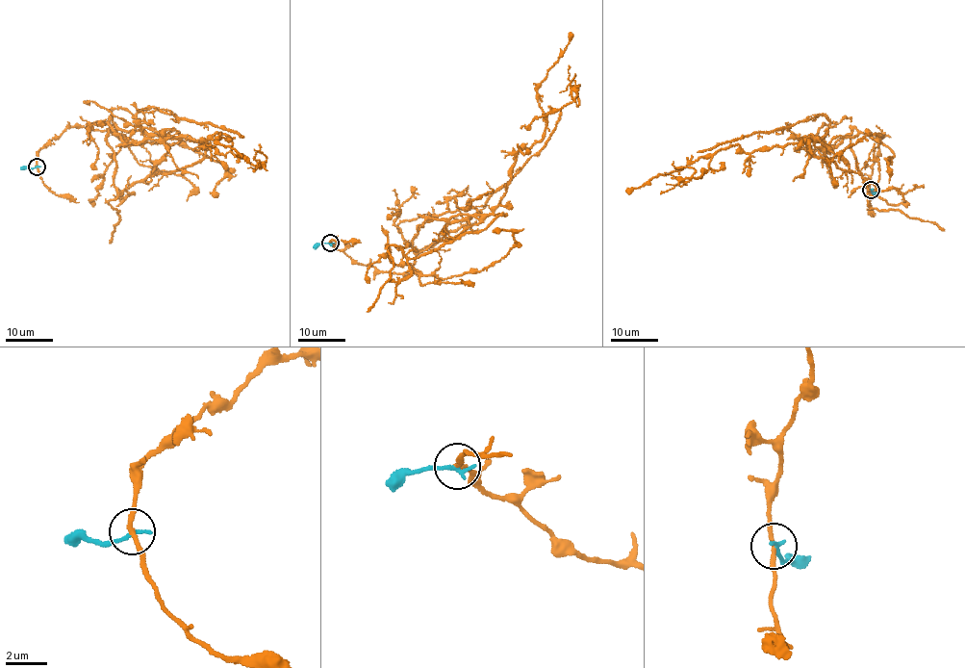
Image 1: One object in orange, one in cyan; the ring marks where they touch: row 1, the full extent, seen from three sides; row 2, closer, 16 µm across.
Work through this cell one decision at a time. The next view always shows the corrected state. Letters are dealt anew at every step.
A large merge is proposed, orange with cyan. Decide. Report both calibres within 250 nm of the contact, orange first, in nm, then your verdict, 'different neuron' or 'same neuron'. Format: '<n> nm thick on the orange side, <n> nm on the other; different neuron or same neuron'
190 nm thick on the orange side, 240 nm on the other; different neuron

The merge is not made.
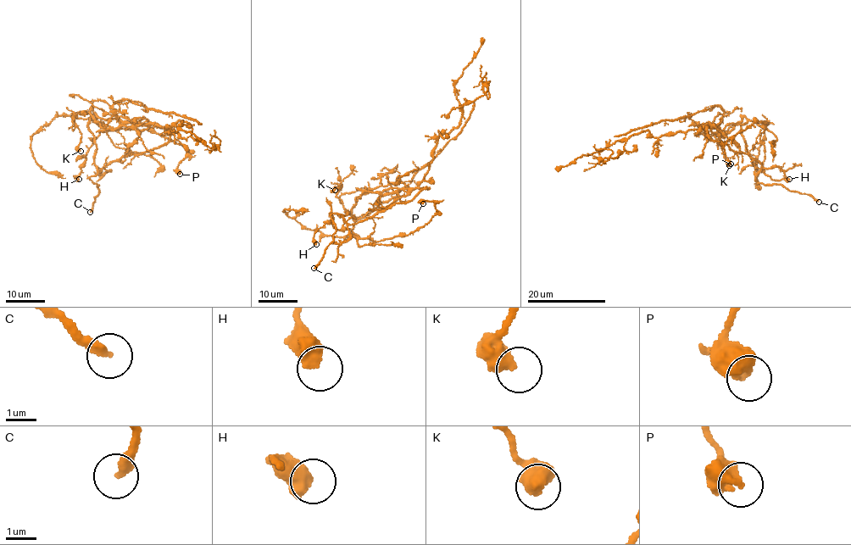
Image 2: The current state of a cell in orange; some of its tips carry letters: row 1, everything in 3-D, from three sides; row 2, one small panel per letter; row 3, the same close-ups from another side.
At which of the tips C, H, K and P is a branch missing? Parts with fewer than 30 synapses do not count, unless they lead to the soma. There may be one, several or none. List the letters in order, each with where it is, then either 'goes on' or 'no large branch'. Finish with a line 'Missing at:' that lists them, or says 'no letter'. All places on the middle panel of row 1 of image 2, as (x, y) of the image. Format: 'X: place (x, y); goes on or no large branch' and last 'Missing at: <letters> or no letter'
C: place (314, 268); goes on
H: place (316, 244); no large branch
K: place (335, 190); no large branch
P: place (423, 203); no large branch
Missing at: C

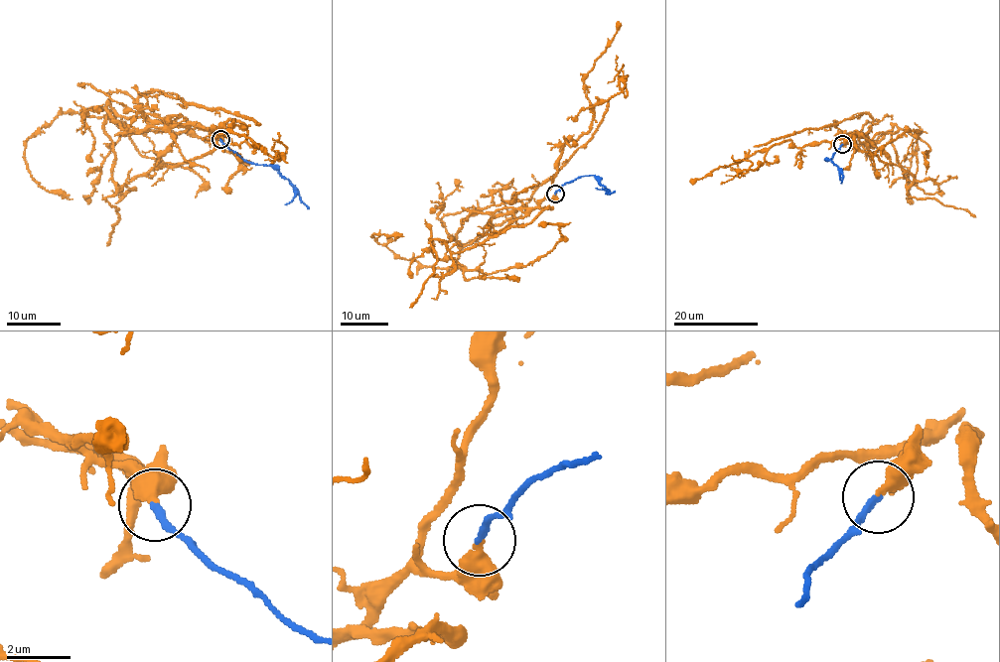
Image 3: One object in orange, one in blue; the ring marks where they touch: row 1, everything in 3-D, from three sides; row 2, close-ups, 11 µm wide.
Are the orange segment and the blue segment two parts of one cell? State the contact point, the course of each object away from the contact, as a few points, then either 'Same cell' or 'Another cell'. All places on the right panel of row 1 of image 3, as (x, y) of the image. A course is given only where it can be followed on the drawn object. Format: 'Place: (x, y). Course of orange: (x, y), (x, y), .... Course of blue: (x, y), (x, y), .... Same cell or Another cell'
Place: (842, 144). Course of orange: (842, 144), (855, 133), (869, 140), (918, 131), (880, 147), (872, 158), (880, 176). Course of blue: (842, 145), (831, 159), (824, 160), (837, 167), (842, 174), (842, 182). Same cell

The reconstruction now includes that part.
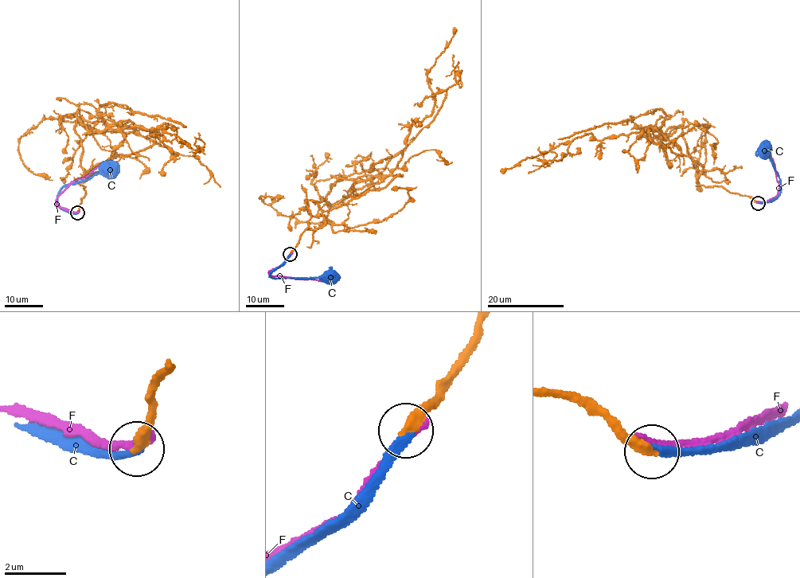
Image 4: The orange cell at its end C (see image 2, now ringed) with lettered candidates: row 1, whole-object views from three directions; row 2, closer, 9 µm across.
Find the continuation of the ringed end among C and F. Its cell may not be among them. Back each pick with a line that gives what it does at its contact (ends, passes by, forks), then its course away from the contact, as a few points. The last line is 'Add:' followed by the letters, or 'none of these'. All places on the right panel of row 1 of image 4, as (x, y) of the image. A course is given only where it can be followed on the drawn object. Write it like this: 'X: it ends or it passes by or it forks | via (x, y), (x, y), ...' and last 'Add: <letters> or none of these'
C: it ends | via (759, 202), (767, 202), (780, 193), (779, 181), (770, 159), (759, 150), (765, 148)
Add: C

